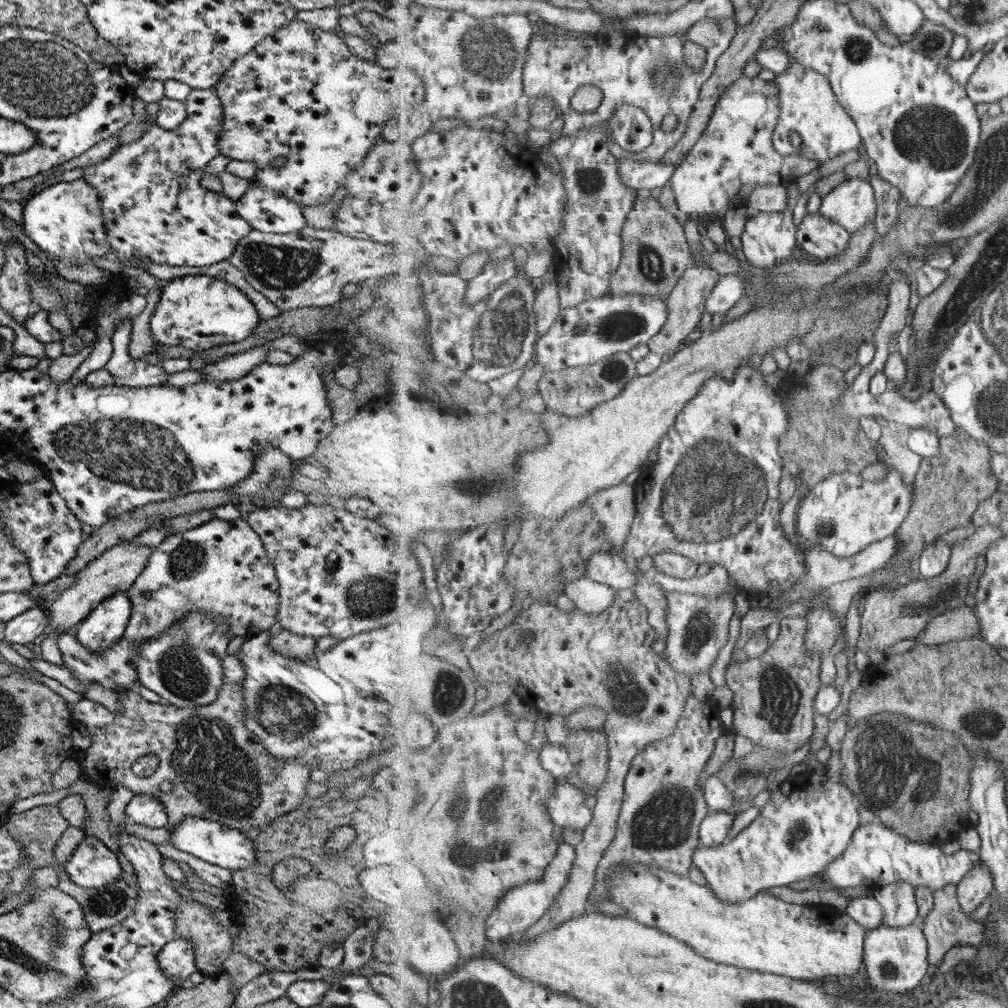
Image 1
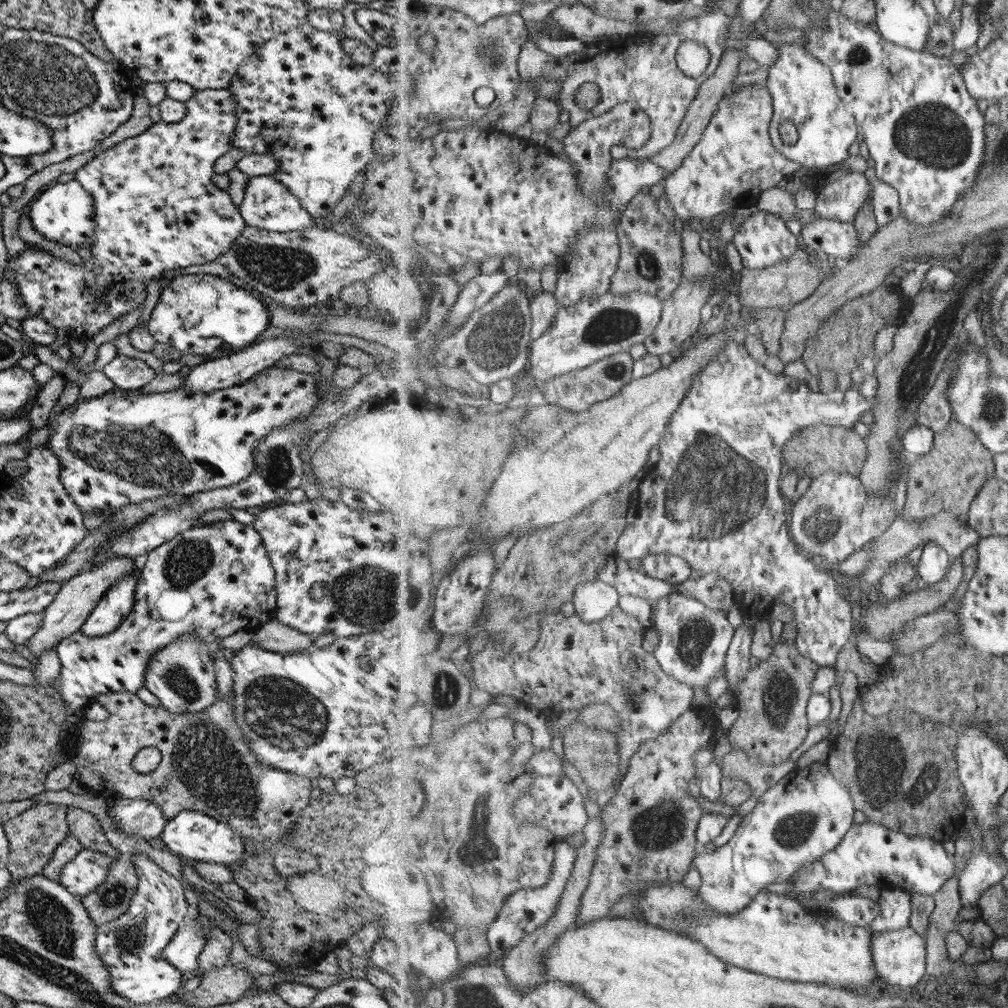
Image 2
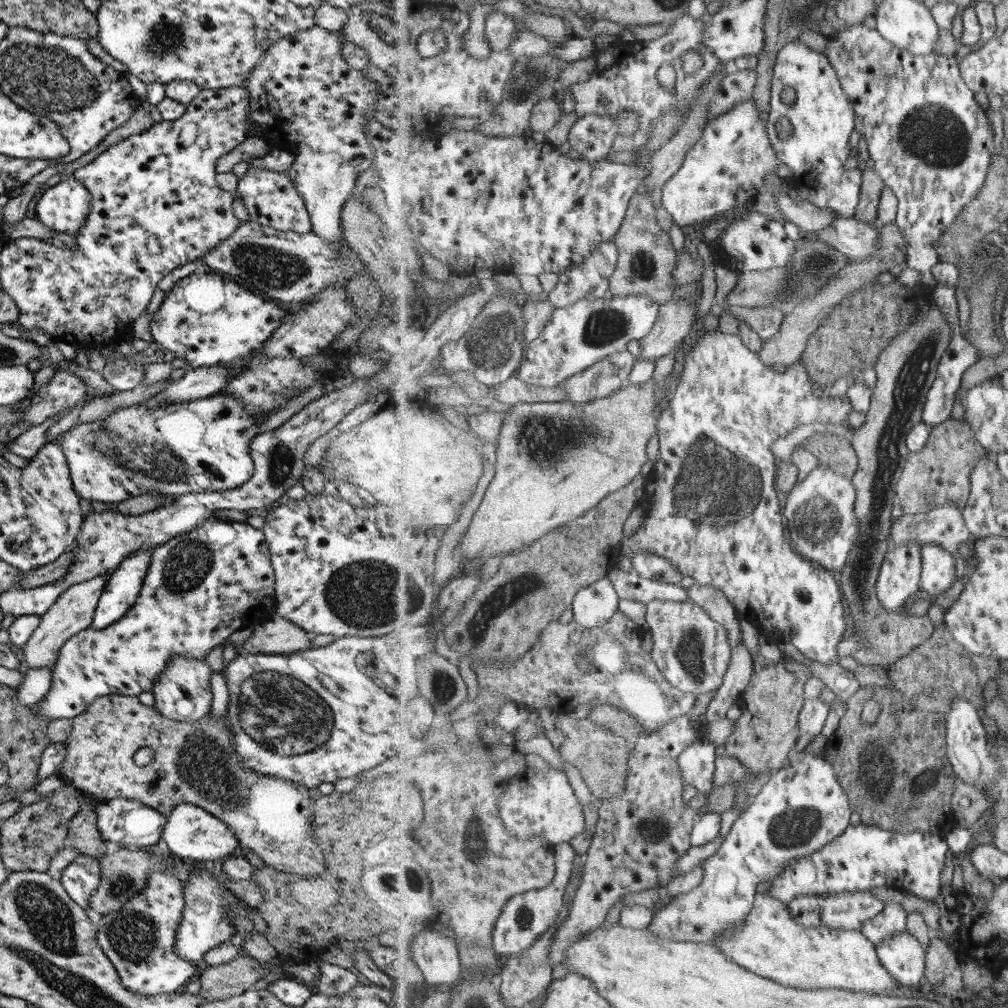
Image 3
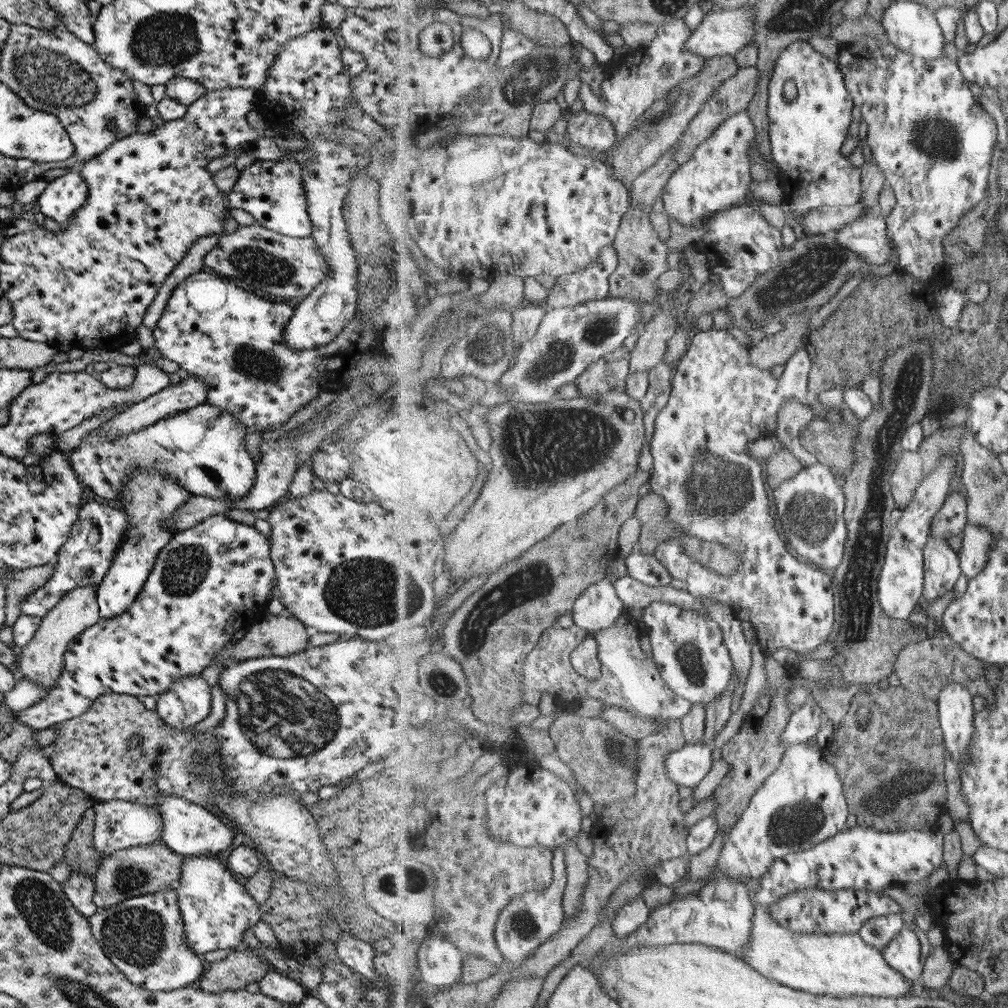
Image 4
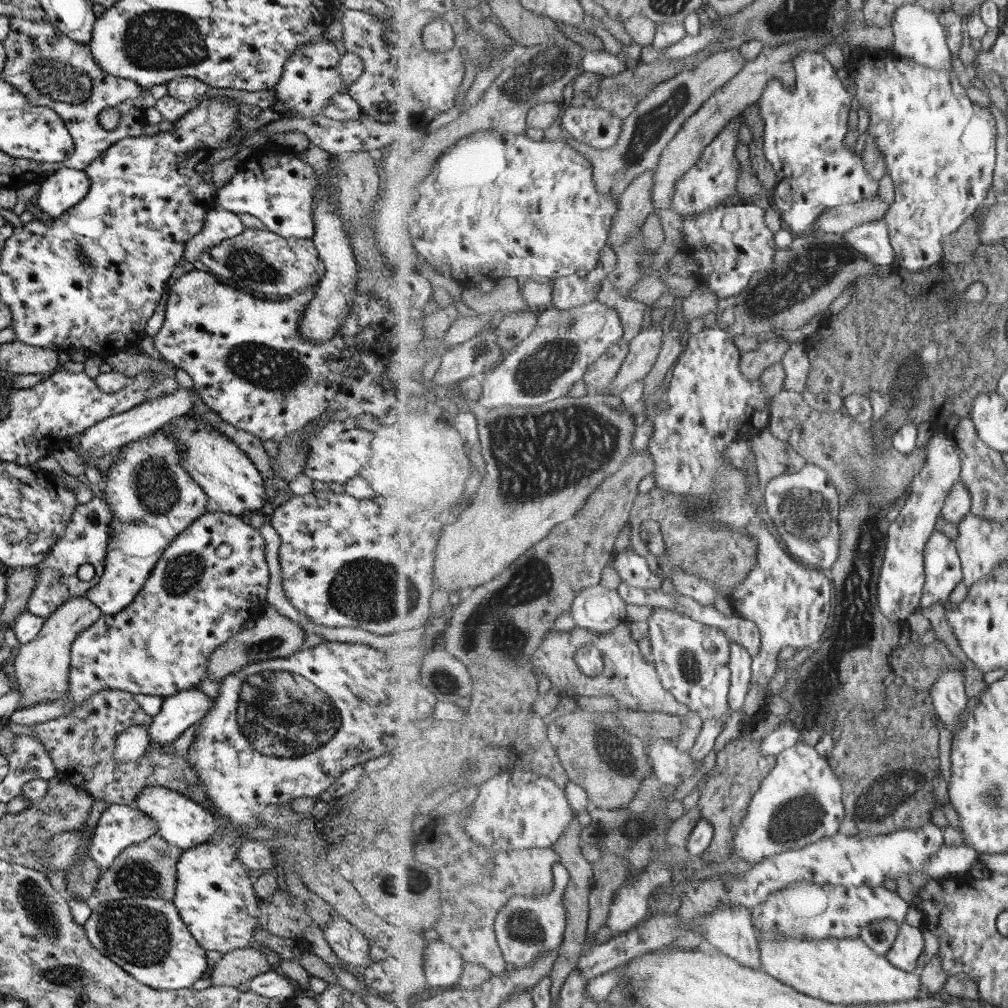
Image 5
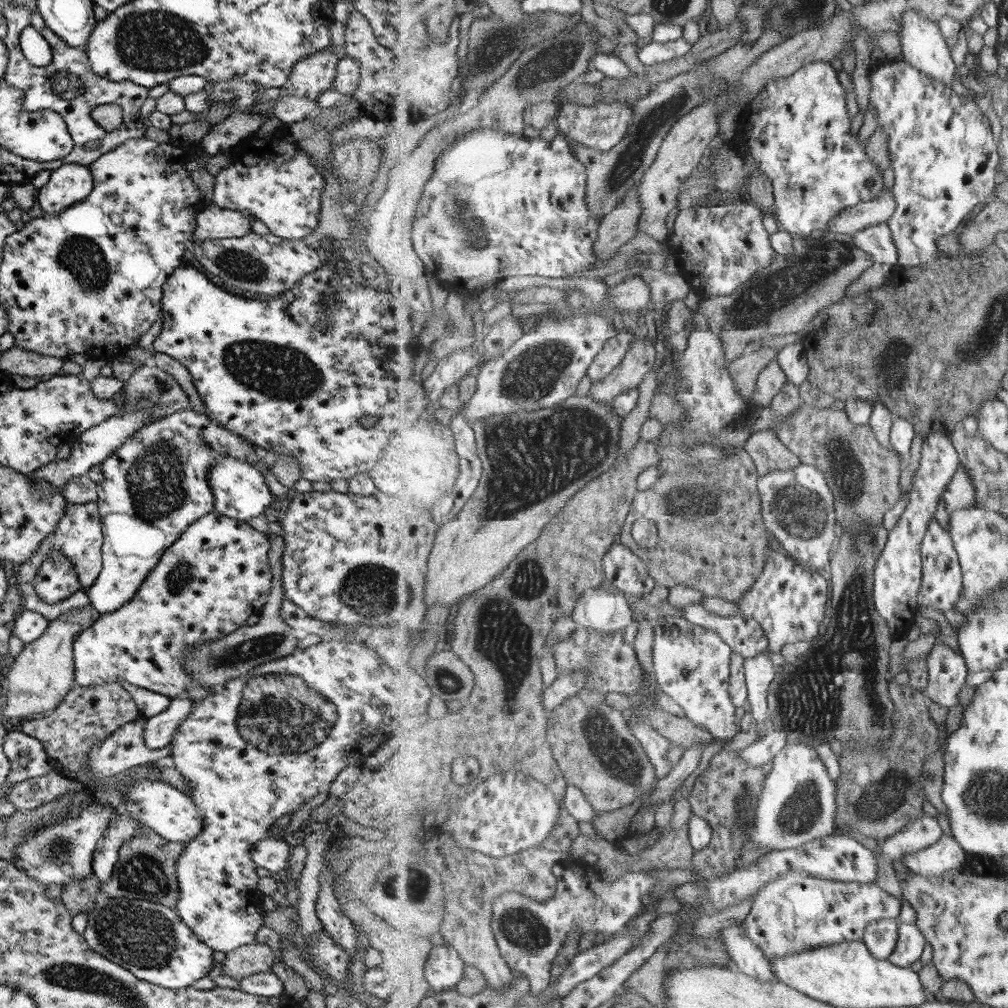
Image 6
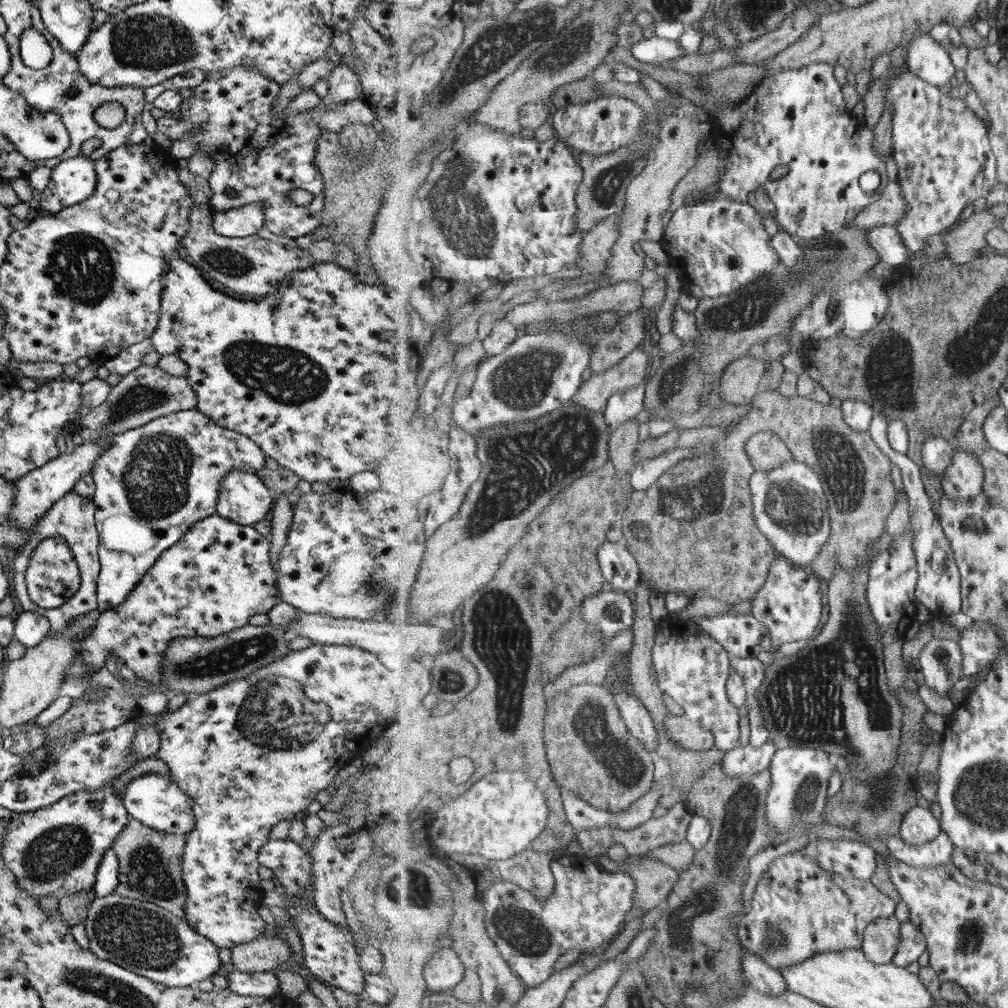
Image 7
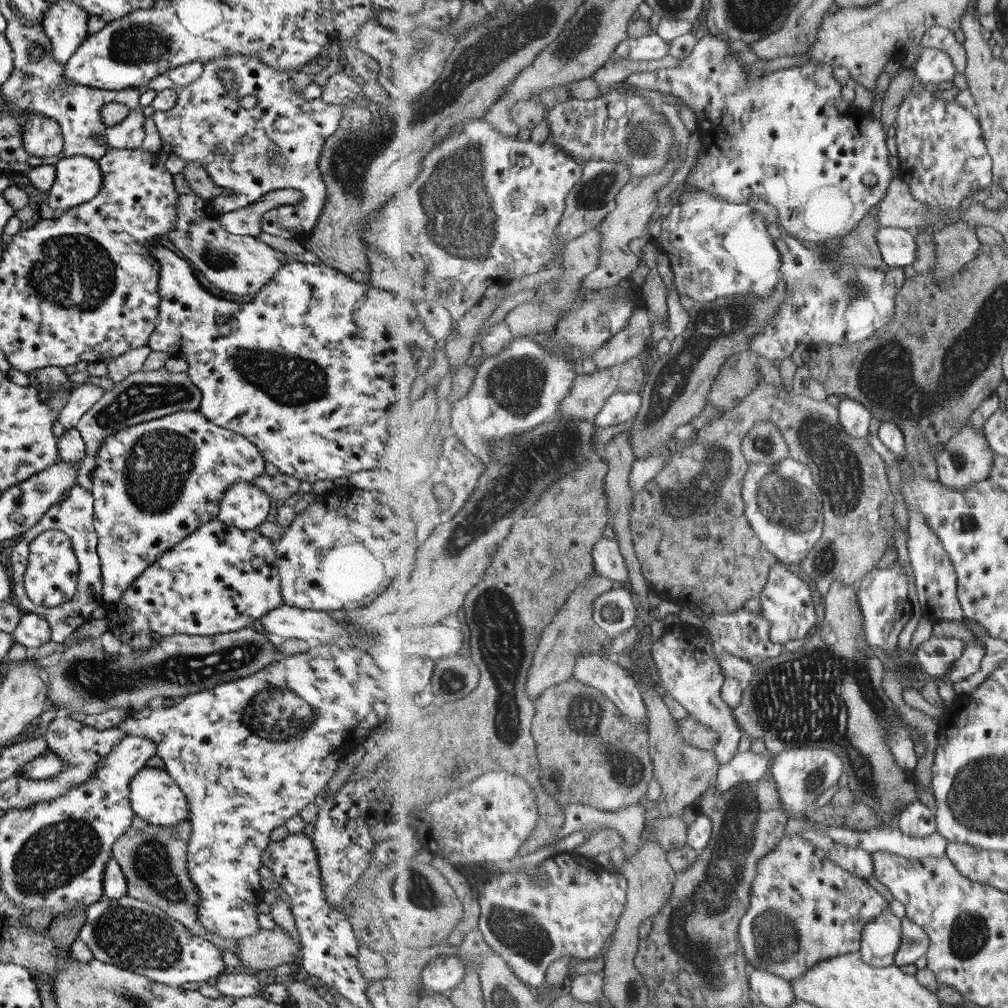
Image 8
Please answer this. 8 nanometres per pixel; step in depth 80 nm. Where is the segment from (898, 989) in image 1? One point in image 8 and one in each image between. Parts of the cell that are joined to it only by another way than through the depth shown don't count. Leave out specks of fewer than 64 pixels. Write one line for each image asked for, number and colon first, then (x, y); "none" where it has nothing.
2: (900, 957)
3: (902, 954)
4: (903, 953)
5: (907, 950)
6: (911, 944)
7: (913, 943)
8: (915, 941)

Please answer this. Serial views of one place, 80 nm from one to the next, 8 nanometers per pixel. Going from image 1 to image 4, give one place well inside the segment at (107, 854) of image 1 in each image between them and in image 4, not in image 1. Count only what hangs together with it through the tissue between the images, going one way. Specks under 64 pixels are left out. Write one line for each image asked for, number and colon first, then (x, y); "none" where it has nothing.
2: (88, 869)
3: (80, 878)
4: (79, 889)

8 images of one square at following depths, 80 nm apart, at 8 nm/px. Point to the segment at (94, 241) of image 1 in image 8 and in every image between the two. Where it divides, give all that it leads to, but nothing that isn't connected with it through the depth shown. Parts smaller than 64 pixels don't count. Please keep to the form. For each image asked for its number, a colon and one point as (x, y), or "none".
2: (64, 212)
3: (62, 207)
4: (62, 196)
5: (65, 187)
6: (69, 183)
7: (72, 180)
8: (77, 179)

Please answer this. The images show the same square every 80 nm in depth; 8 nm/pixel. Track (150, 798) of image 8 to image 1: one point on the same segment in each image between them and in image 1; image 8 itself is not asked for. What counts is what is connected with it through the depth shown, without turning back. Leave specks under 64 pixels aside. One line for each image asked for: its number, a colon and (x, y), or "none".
1: (213, 843)
2: (192, 835)
3: (189, 832)
4: (187, 829)
5: (181, 822)
6: (172, 815)
7: (155, 801)

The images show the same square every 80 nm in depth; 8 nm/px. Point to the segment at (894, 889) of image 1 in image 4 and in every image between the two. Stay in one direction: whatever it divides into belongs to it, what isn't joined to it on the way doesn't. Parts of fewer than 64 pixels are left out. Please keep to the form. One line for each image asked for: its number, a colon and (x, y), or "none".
2: (896, 909)
3: (893, 920)
4: (879, 932)

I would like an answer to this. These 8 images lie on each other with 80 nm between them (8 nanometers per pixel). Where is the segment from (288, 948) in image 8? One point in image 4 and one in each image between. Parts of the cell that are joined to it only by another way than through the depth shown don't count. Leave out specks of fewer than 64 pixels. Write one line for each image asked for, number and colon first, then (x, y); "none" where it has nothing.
4: (241, 966)
5: (239, 966)
6: (247, 960)
7: (264, 953)

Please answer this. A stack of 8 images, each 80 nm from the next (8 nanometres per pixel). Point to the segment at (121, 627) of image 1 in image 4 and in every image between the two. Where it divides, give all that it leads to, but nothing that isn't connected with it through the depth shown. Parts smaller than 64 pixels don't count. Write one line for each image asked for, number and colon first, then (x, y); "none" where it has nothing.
2: (116, 603)
3: (124, 582)
4: (149, 498)

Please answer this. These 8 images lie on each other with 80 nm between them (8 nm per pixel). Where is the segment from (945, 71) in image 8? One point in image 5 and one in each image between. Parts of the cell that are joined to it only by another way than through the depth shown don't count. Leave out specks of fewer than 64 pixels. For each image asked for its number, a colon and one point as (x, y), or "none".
5: (919, 35)
6: (924, 46)
7: (927, 57)

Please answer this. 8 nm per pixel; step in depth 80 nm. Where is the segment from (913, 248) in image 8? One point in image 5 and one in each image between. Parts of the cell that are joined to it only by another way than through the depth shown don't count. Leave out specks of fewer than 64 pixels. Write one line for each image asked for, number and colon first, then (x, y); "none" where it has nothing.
5: (872, 239)
6: (877, 241)
7: (886, 240)

